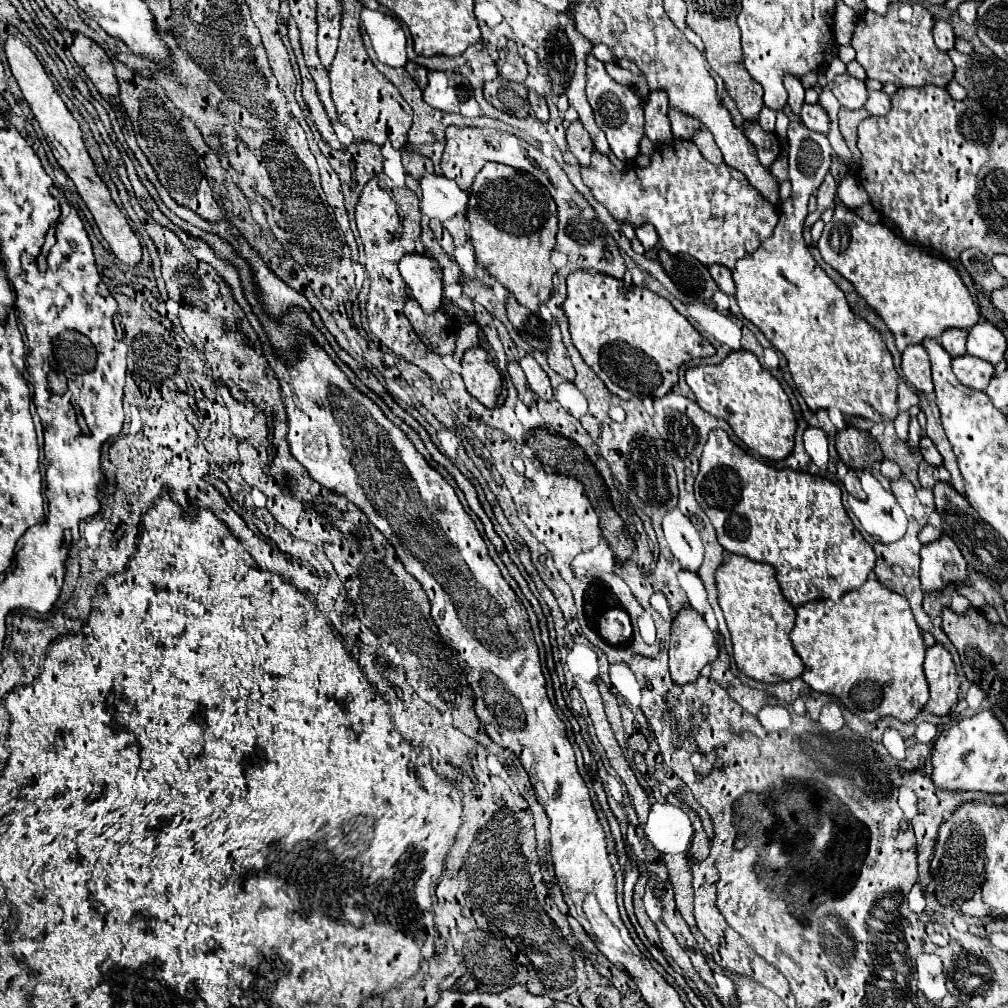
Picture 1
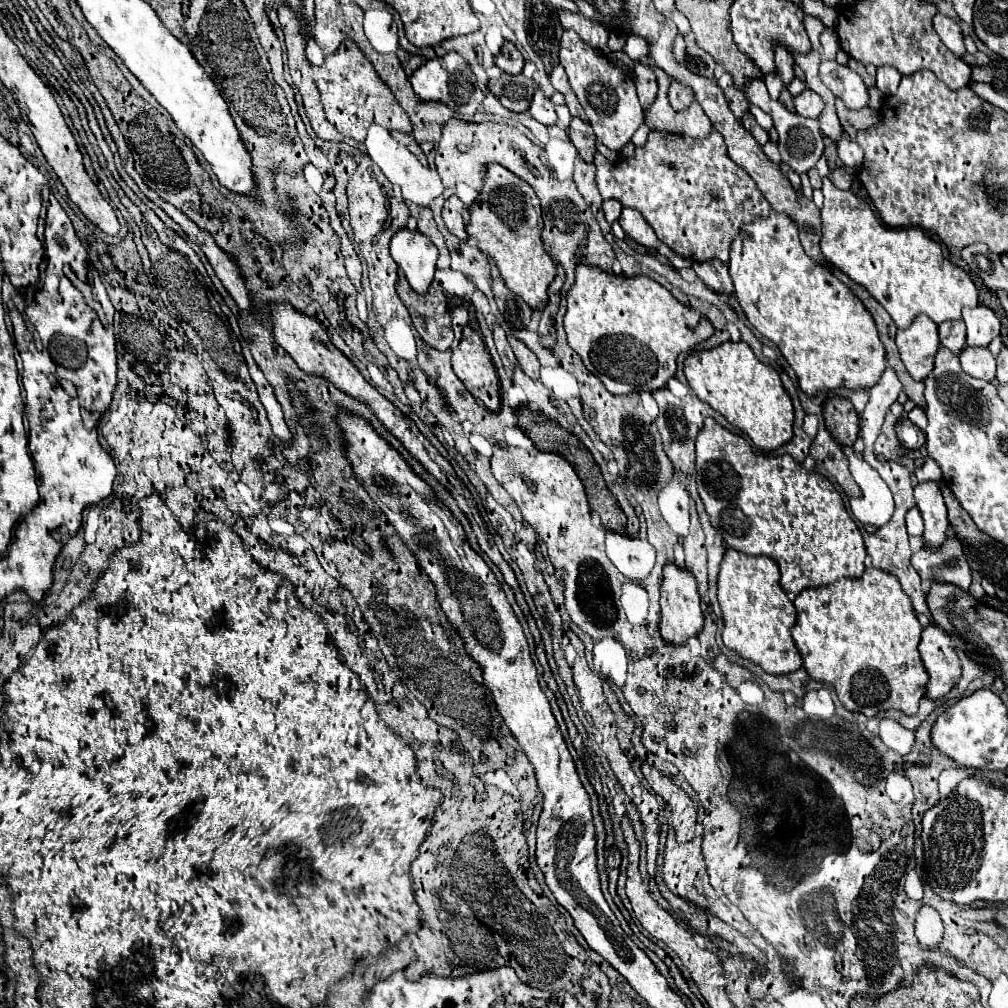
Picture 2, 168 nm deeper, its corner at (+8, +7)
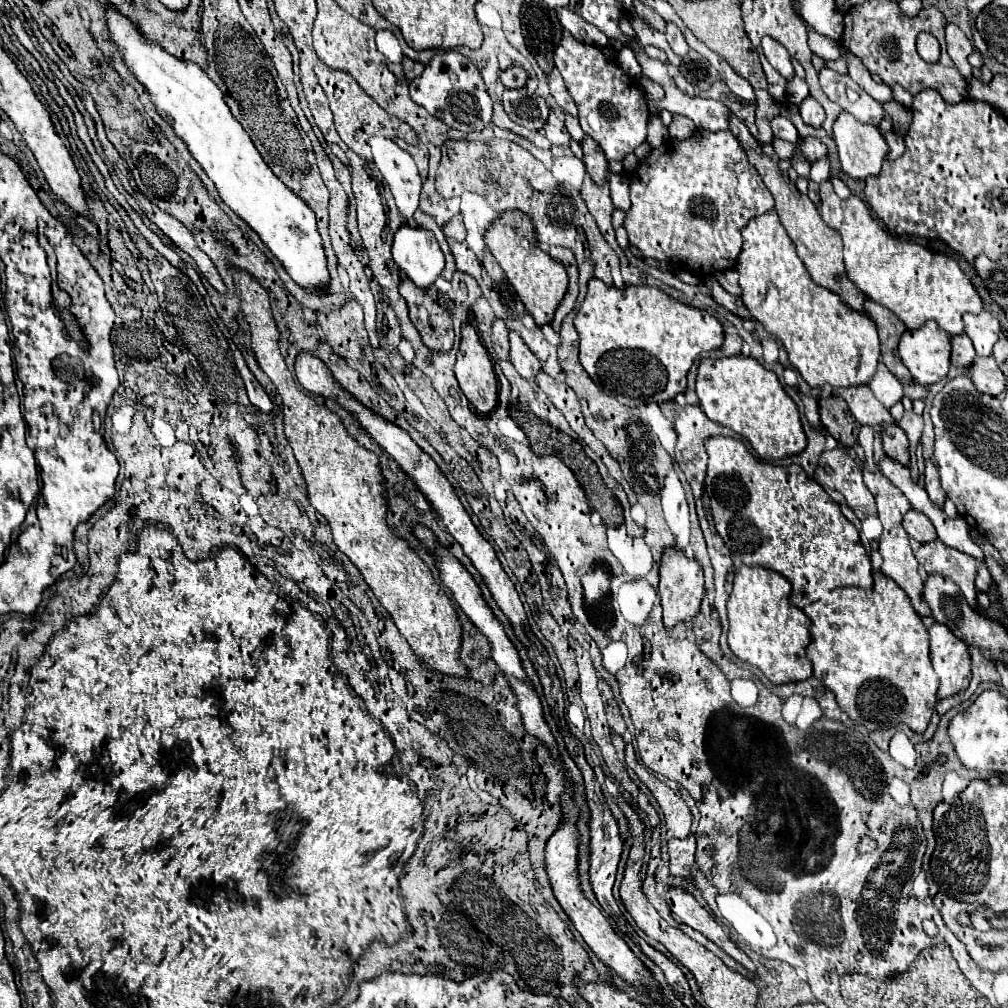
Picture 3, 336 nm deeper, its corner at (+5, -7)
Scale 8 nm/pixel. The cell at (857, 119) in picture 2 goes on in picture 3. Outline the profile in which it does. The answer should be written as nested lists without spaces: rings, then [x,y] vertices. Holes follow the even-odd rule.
[[[881,131],[881,135],[885,137],[887,145],[889,145],[889,153],[887,153],[887,159],[897,159],[903,151],[905,151],[905,141],[899,133],[895,131]]]

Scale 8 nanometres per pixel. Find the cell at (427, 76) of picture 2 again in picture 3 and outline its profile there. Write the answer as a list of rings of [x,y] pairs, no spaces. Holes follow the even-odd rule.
[[[457,51],[437,53],[425,67],[423,75],[411,81],[409,93],[417,105],[425,107],[431,115],[435,115],[453,129],[471,133],[471,131],[481,131],[491,123],[493,103],[485,89],[481,73],[467,57],[463,57]]]

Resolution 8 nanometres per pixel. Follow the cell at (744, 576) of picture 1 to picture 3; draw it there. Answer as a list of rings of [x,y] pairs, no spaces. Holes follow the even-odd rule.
[[[739,563],[735,569],[733,589],[727,601],[731,651],[739,659],[759,667],[765,677],[775,685],[803,681],[813,673],[811,663],[805,655],[805,649],[811,639],[811,621],[801,609],[789,603],[789,593],[791,583],[783,575],[771,569],[763,569],[759,565],[747,567]]]

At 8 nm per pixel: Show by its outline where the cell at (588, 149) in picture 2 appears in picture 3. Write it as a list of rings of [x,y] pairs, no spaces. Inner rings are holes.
[[[585,137],[581,143],[583,149],[583,163],[587,167],[587,173],[591,175],[591,179],[599,185],[603,185],[607,181],[607,159],[599,147],[599,143],[595,143],[595,139]]]

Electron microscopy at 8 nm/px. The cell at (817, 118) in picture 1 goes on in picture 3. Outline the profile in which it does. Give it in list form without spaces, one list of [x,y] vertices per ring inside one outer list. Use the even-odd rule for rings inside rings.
[[[807,97],[807,99],[799,105],[799,111],[801,111],[803,121],[805,121],[807,125],[815,127],[815,129],[819,129],[819,127],[823,125],[823,121],[825,121],[825,111],[823,111],[823,107],[821,107],[813,97]]]

